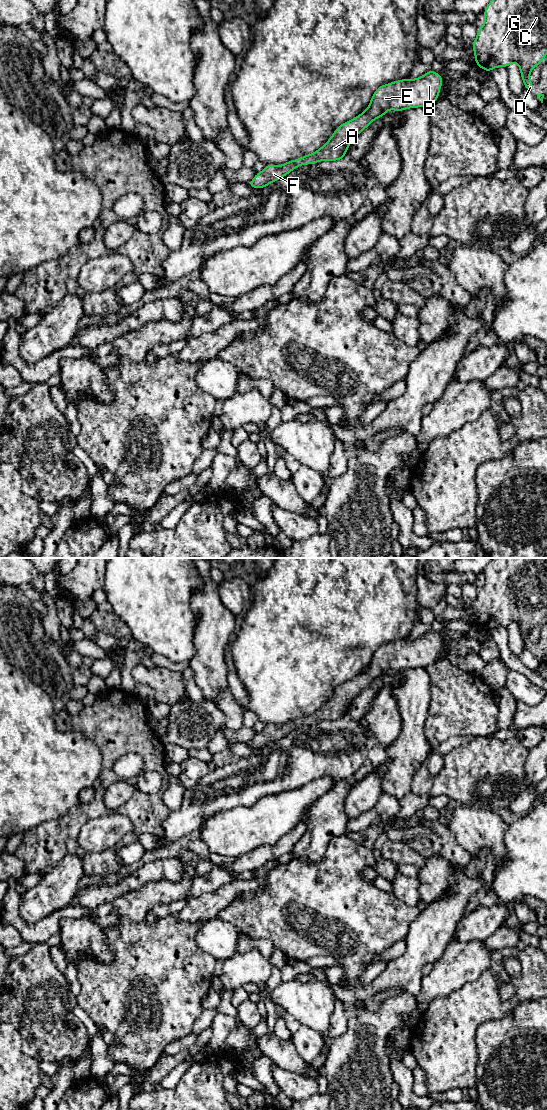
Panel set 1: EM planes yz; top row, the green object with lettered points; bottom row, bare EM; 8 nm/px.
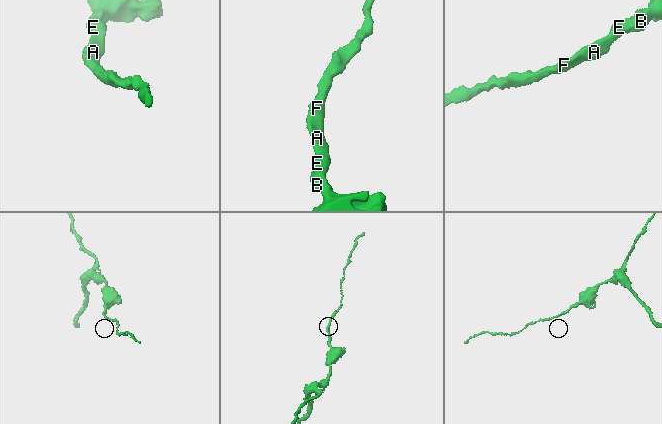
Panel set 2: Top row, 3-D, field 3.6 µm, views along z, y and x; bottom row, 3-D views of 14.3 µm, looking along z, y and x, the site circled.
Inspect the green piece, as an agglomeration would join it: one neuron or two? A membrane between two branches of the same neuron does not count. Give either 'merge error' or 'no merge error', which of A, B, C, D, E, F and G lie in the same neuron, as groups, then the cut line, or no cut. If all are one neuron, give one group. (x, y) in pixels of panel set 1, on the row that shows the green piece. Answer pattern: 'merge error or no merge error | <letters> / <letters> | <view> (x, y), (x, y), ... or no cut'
no merge error | A B C D E F G | no cut

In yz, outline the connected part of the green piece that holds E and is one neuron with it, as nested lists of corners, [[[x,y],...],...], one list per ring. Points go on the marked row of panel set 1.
[[[431,69],[417,79],[402,79],[378,87],[372,95],[368,109],[339,125],[320,149],[280,166],[268,164],[248,185],[261,189],[288,175],[302,164],[311,165],[319,161],[343,159],[352,140],[374,120],[387,114],[388,109],[404,111],[408,108],[426,108],[438,100],[442,85],[441,75]]]

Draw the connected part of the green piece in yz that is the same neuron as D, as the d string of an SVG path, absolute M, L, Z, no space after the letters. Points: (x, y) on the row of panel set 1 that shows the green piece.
M492 0L483 11L485 22L478 28L477 37L471 44L476 65L488 73L496 67L507 68L512 62L519 65L524 89L535 91L530 71L547 56L547 0Z

